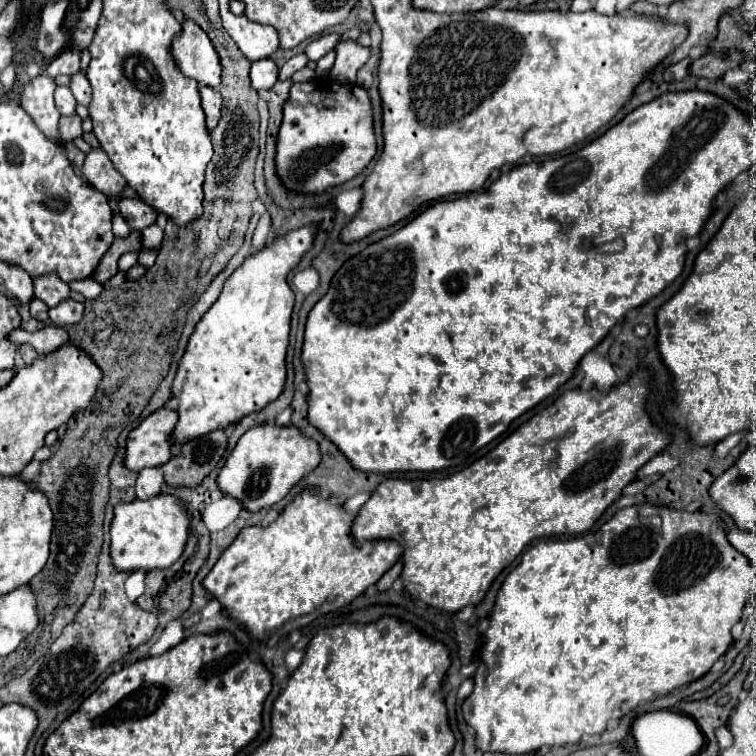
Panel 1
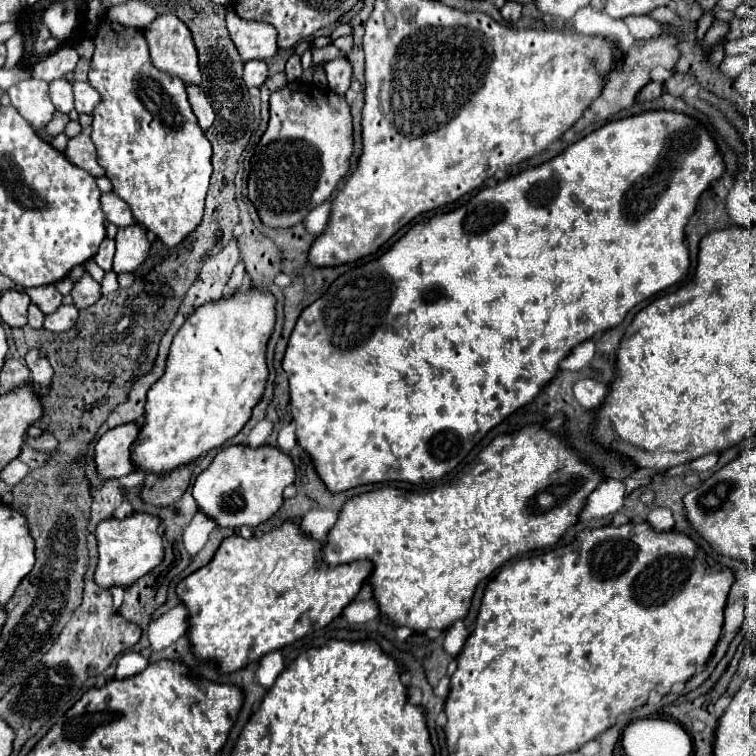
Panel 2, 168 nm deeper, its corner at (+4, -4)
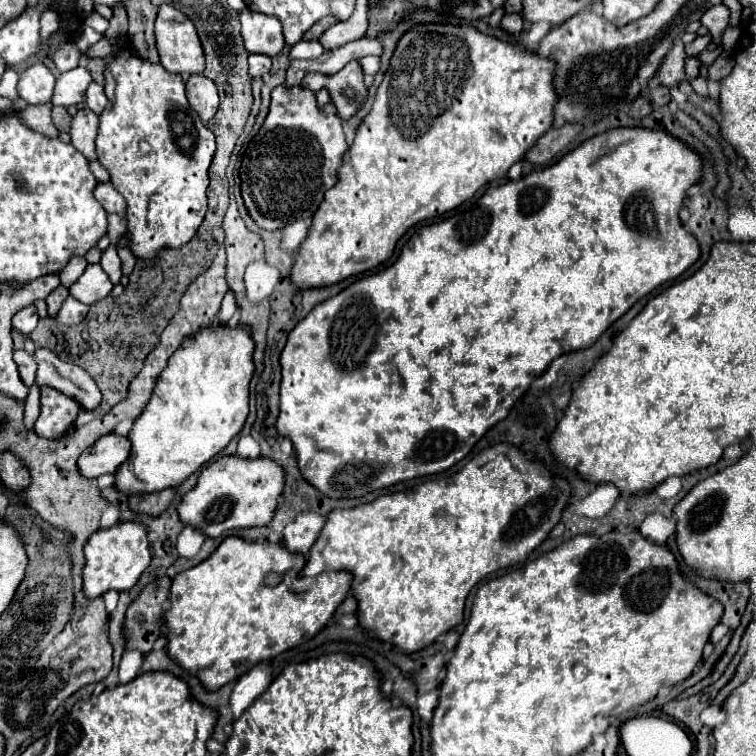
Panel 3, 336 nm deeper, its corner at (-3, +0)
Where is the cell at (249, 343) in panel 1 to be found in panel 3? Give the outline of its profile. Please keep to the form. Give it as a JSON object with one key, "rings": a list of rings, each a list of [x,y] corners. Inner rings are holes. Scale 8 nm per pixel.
{"rings":[[[213,325],[201,329],[193,339],[185,339],[181,349],[173,353],[167,369],[161,373],[153,397],[147,403],[139,419],[135,419],[133,429],[127,433],[131,441],[129,461],[119,465],[115,471],[115,489],[123,495],[155,493],[181,485],[191,473],[201,465],[213,459],[227,443],[243,429],[243,423],[249,415],[249,381],[253,377],[253,349],[255,343],[249,339],[249,329],[229,329],[227,325]]]}

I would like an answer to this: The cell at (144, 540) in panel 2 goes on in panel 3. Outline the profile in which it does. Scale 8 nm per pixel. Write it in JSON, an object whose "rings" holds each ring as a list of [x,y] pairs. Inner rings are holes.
{"rings":[[[117,523],[109,529],[101,529],[93,533],[93,537],[89,537],[83,551],[85,551],[83,593],[89,599],[101,597],[111,589],[129,591],[151,563],[147,531],[141,523]]]}

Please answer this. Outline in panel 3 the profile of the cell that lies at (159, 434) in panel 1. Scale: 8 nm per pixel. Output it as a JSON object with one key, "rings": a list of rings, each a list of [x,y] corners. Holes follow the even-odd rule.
{"rings":[[[115,433],[103,435],[97,439],[85,453],[81,453],[77,465],[79,473],[87,479],[95,479],[103,473],[113,473],[123,461],[127,461],[131,451],[131,443],[127,437],[119,437]]]}

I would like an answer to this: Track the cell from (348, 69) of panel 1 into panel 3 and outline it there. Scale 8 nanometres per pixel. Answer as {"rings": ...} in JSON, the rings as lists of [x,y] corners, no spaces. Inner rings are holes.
{"rings":[[[357,59],[349,61],[341,71],[333,75],[307,73],[301,81],[301,87],[313,93],[327,89],[331,95],[331,103],[335,105],[335,111],[343,121],[353,117],[367,99],[367,87],[363,83],[363,69]]]}

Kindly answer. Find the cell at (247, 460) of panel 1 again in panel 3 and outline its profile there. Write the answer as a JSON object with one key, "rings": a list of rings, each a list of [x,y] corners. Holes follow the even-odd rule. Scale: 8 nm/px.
{"rings":[[[235,455],[221,457],[207,465],[197,485],[185,493],[177,505],[177,513],[183,525],[199,529],[203,535],[215,539],[231,529],[263,527],[271,521],[277,501],[283,491],[283,469],[271,459],[239,459]]]}

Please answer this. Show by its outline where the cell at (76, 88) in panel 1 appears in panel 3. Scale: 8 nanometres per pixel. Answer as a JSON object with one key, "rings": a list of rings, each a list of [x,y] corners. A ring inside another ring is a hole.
{"rings":[[[91,83],[89,87],[87,87],[87,107],[91,109],[91,111],[95,111],[97,115],[105,109],[105,105],[107,105],[107,97],[105,97],[105,91],[103,91],[103,85],[99,85],[99,83]]]}

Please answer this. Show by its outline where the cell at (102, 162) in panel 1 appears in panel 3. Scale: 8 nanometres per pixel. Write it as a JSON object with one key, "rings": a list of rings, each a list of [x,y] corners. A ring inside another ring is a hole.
{"rings":[[[81,107],[73,115],[73,121],[71,121],[71,131],[69,131],[71,143],[87,159],[97,159],[97,153],[95,153],[97,125],[99,125],[99,117],[91,109],[87,109],[87,107]]]}

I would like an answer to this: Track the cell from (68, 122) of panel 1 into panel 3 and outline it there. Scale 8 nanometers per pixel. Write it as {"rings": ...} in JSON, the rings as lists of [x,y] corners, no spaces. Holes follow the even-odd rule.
{"rings":[[[29,105],[27,109],[21,109],[17,113],[29,129],[33,129],[41,135],[47,135],[47,137],[59,135],[59,131],[55,129],[55,125],[51,121],[51,105]]]}

